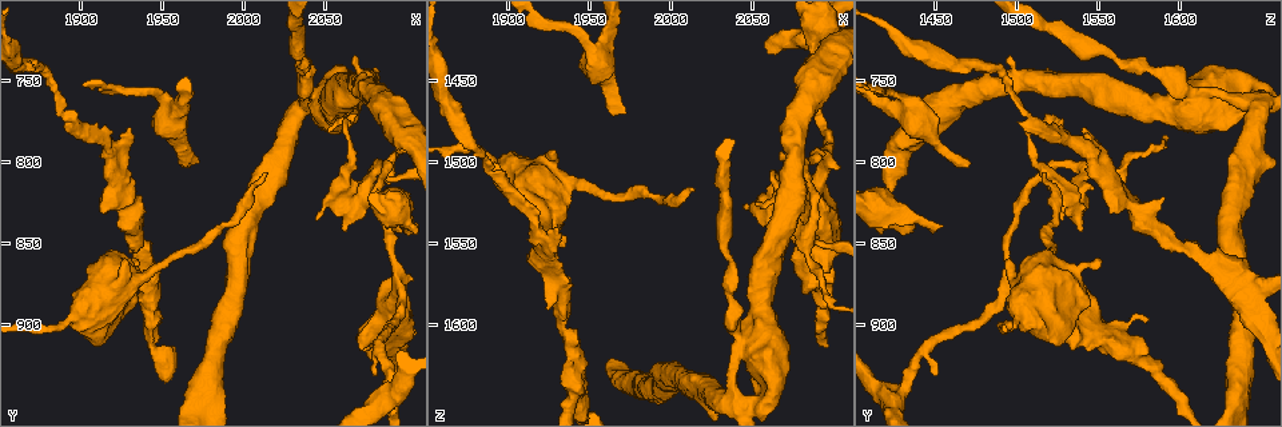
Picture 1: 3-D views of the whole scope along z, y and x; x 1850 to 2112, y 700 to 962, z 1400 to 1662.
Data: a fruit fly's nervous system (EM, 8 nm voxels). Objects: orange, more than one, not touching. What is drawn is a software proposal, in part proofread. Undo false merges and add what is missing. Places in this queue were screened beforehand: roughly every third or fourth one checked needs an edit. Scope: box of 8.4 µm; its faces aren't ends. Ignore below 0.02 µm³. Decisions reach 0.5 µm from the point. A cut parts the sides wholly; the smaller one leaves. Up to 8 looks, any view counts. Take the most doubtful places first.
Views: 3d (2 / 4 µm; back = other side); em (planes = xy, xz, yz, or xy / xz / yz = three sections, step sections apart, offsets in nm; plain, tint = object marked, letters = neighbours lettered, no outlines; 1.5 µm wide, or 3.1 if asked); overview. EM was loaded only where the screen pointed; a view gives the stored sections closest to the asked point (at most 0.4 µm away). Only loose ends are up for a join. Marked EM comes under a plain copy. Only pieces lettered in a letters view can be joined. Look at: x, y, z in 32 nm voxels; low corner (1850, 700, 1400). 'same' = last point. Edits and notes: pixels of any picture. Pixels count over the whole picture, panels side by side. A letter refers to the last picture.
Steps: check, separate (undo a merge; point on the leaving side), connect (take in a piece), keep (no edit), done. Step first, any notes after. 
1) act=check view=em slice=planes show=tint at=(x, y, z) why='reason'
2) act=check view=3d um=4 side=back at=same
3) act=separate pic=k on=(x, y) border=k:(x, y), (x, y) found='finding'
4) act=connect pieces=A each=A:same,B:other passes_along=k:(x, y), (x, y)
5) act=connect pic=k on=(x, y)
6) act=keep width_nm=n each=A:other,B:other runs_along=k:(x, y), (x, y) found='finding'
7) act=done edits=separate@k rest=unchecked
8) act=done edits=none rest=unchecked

act=check view=em slice=yz step=4 show=tint at=(1974, 798, 1468) why='an open end'

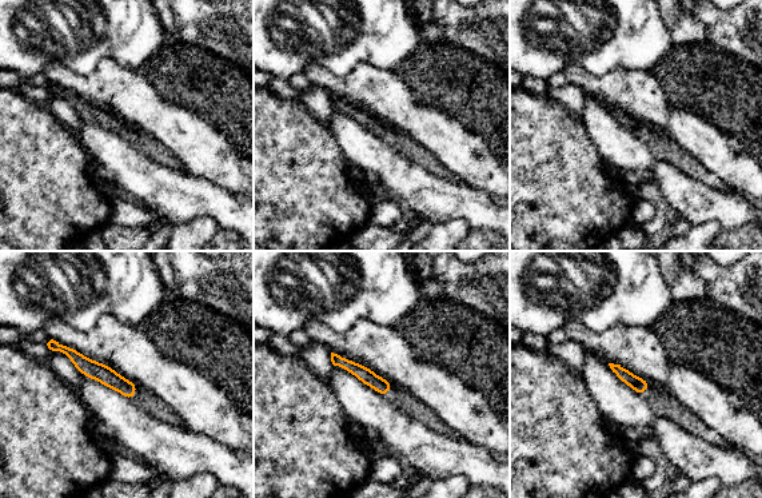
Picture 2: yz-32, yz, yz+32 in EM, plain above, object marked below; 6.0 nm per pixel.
act=check view=em slice=planes show=letters at=same

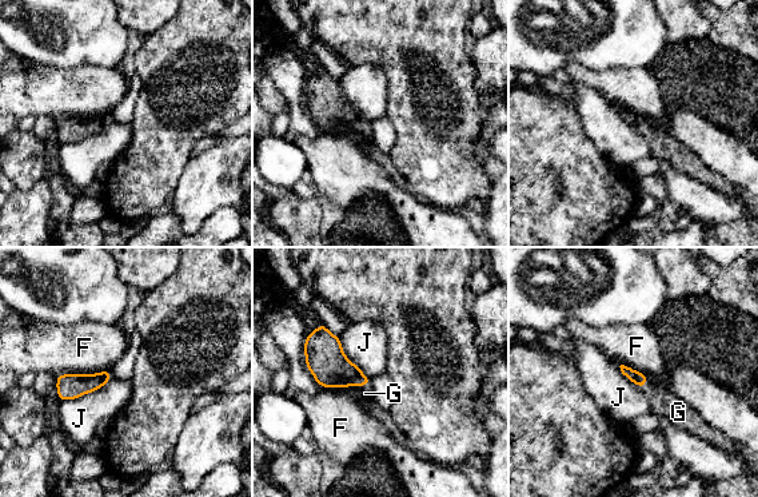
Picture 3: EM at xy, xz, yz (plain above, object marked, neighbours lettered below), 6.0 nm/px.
act=connect pic=3 on=(364, 393) each=F:other,G:same,J:other passes_along=3:(327, 362), (358, 385), (364, 393) found='it goes on there'

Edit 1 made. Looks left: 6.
act=check view=em slice=yz step=8 show=letters at=(2012, 808, 1516) why='tapers out'

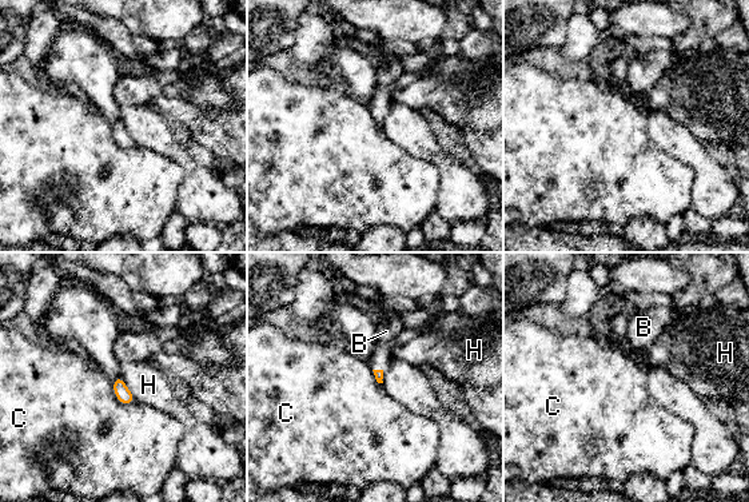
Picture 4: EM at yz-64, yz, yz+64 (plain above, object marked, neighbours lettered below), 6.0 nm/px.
act=connect pic=4 on=(386, 331) longest_contact=H:200nm each=B:same,C:other,H:other passes_along=4:(378, 374), (378, 370), (386, 331) found='the neuron continues'

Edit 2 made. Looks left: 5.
act=check view=3d um=2 at=(2090, 838, 1454) why='branch stops here'

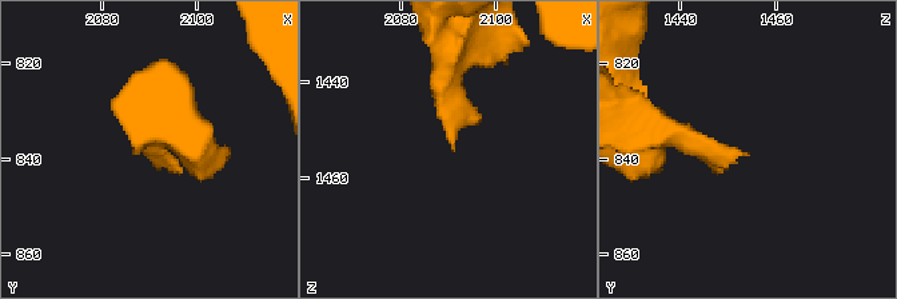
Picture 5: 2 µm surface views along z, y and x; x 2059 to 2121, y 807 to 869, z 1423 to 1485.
act=check view=em slice=xy step=8 show=tint at=(2091, 839, 1454) why='shape alone is not enough'

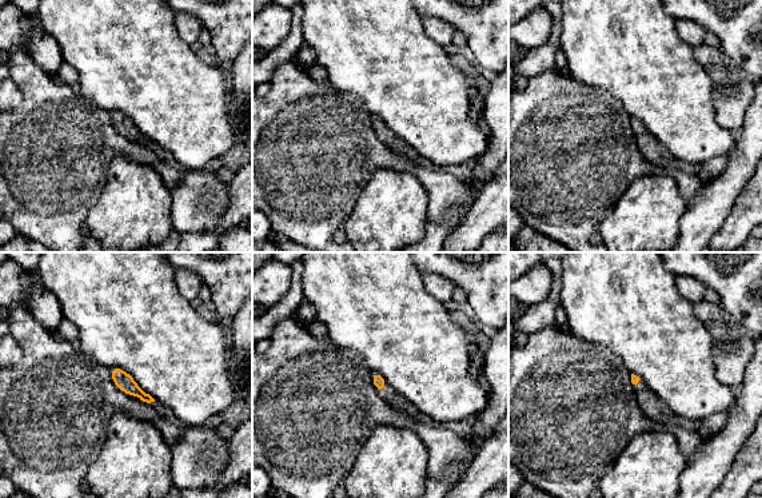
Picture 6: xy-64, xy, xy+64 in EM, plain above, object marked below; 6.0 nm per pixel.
act=check view=em slice=planes show=letters at=same

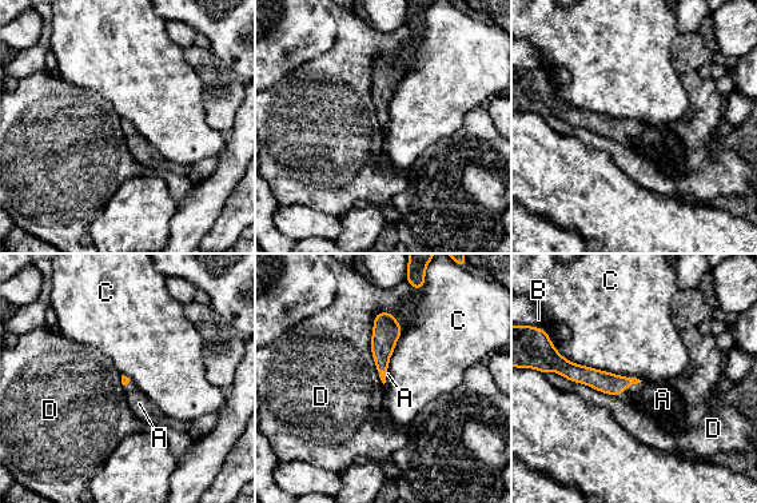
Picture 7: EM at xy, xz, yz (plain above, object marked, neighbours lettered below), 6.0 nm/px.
act=connect pic=7 on=(662, 399) each=A:same,B:other,C:other,D:other passes_along=7:(604, 382), (626, 387), (662, 399) found='it goes on there'

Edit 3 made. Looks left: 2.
act=done edits=connect@3,connect@4,connect@7 rest=unchecked

